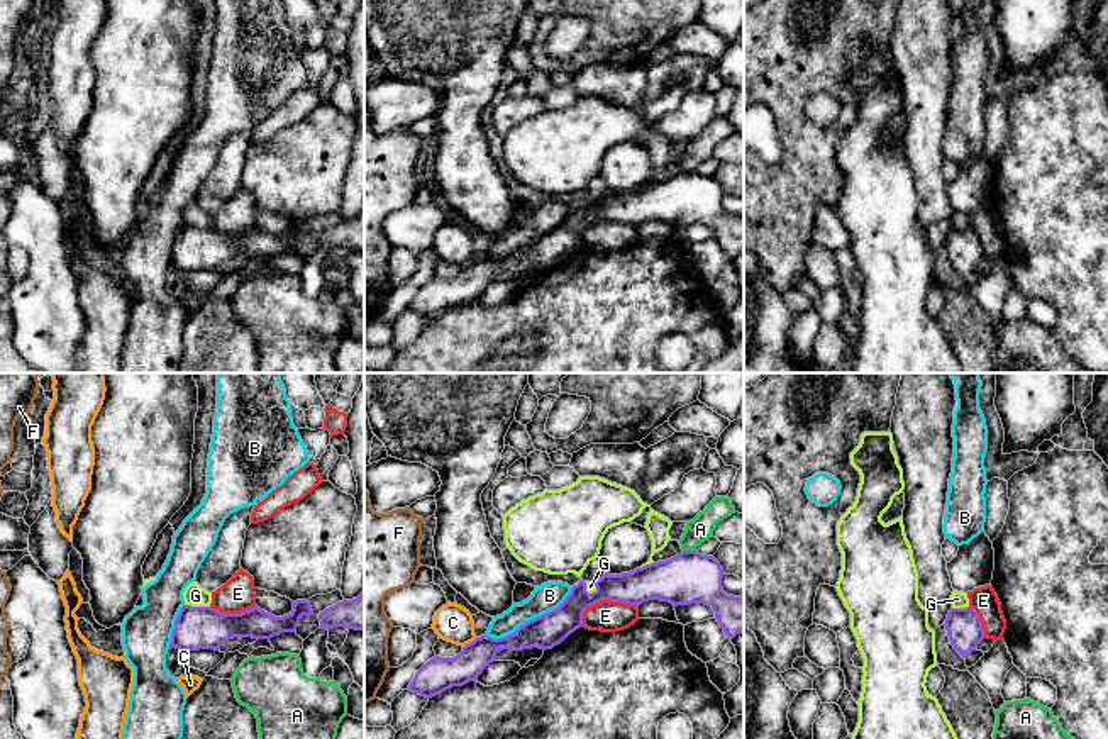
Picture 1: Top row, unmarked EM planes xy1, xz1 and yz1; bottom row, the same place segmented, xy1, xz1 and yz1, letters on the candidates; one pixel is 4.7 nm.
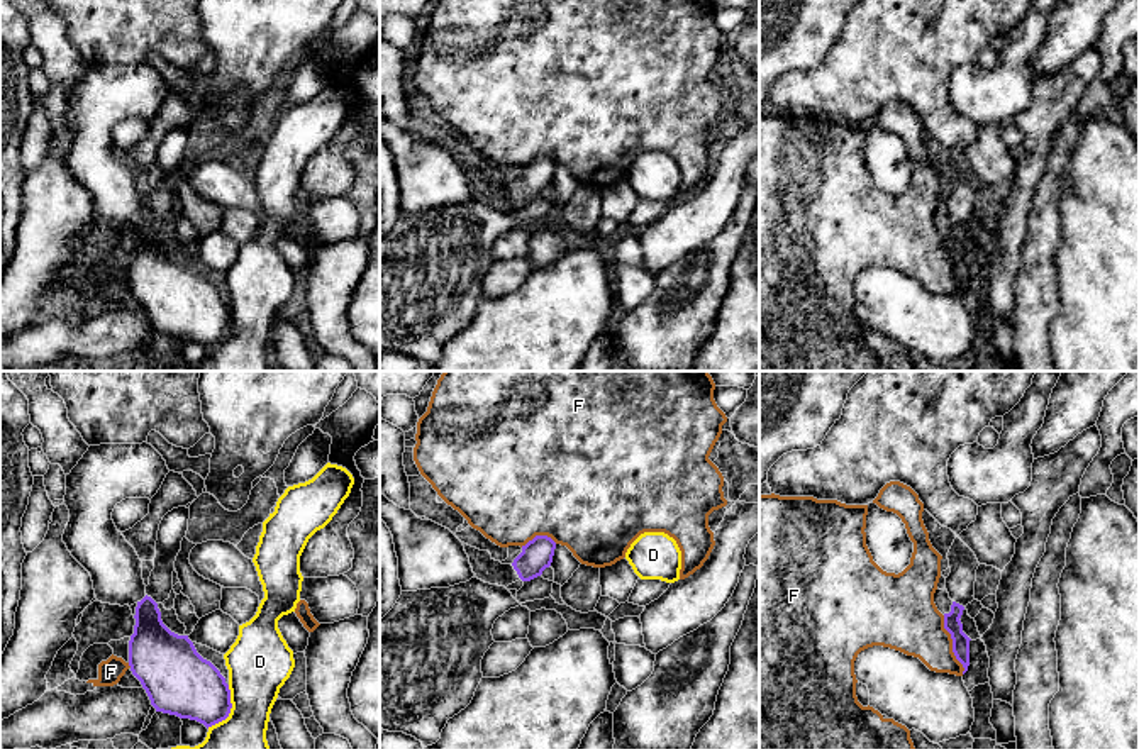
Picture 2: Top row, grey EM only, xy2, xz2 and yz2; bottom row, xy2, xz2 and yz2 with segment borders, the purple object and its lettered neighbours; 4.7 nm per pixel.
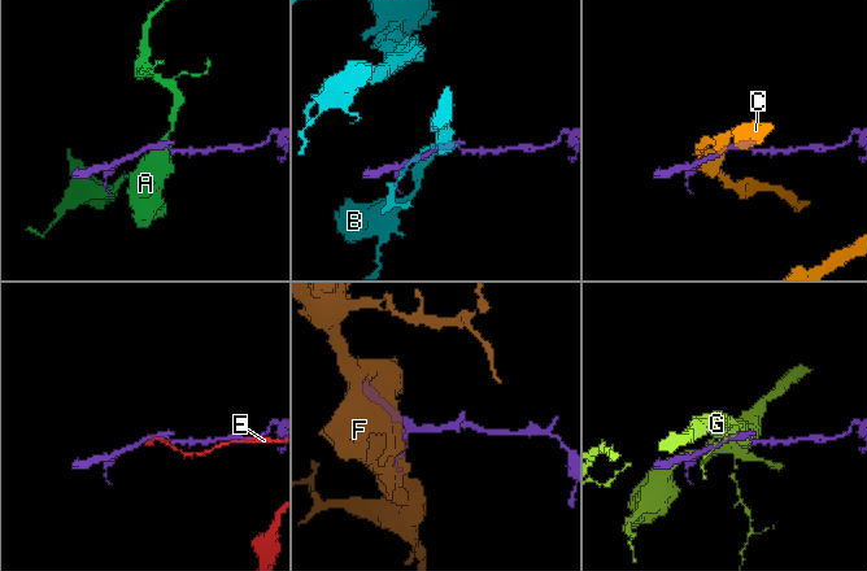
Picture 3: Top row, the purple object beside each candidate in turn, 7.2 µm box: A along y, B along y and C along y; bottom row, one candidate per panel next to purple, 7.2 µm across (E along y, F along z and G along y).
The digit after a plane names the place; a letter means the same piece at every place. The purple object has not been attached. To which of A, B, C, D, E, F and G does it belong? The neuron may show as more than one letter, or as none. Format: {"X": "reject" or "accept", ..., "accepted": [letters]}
{"A": "reject", "B": "reject", "C": "reject", "D": "reject", "E": "reject", "F": "reject", "G": "reject", "accepted": []}

